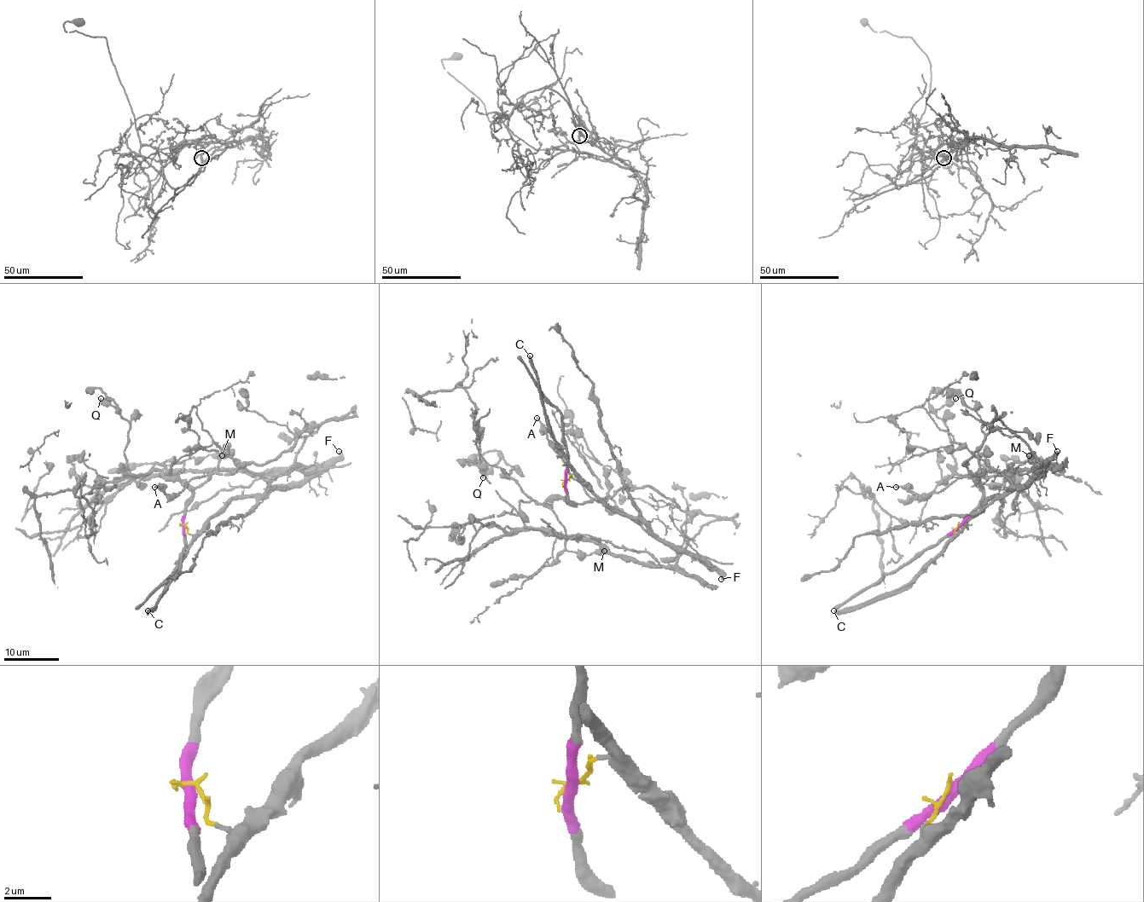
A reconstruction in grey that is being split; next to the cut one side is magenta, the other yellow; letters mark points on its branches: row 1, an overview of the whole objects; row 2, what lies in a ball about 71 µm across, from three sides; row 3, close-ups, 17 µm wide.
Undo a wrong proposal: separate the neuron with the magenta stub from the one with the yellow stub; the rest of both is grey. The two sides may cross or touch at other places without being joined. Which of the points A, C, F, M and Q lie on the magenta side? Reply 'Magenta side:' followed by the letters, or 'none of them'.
Magenta side: A, M, Q

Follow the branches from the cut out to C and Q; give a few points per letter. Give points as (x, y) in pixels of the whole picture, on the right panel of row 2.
C: (958, 525), (947, 544), (906, 584), (862, 604), (833, 610)
Q: (958, 525), (982, 500), (983, 491), (978, 478), (982, 471), (955, 471), (947, 426), (937, 413), (955, 399)

